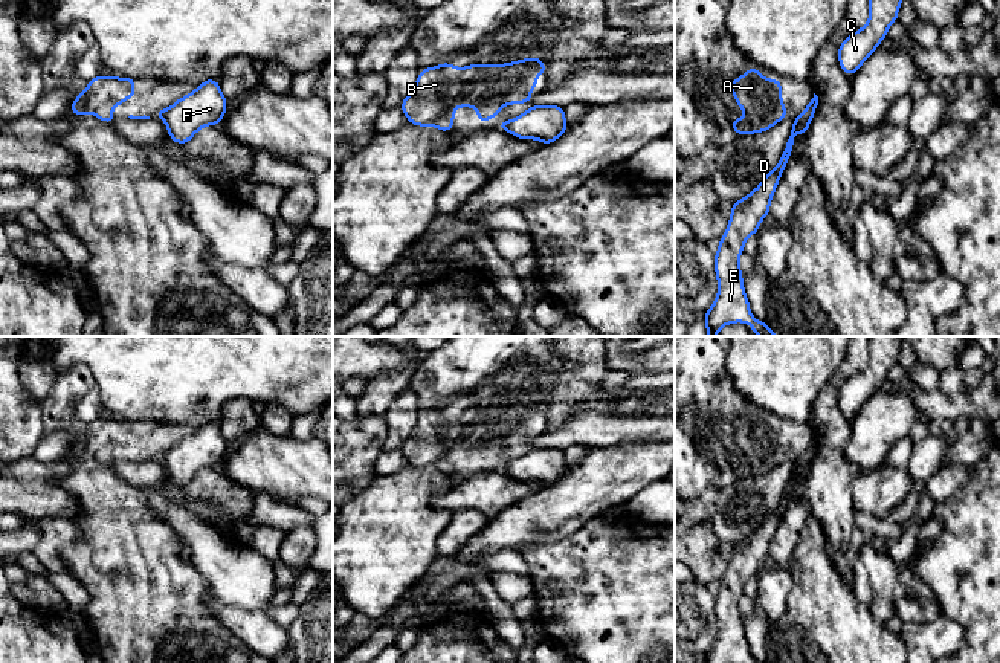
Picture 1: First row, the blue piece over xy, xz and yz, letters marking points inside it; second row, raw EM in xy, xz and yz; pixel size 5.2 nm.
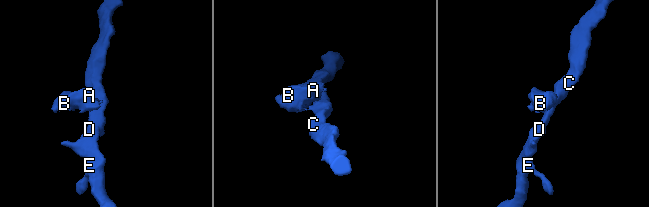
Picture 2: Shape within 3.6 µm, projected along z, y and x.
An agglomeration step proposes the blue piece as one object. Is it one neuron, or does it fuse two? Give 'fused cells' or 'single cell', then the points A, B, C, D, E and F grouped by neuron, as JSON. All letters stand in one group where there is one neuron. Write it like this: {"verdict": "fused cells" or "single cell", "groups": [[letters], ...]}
{"verdict": "fused cells", "groups": [["A", "B"], ["C", "D", "E", "F"]]}

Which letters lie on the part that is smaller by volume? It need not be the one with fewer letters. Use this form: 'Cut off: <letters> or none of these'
Cut off: A, B

